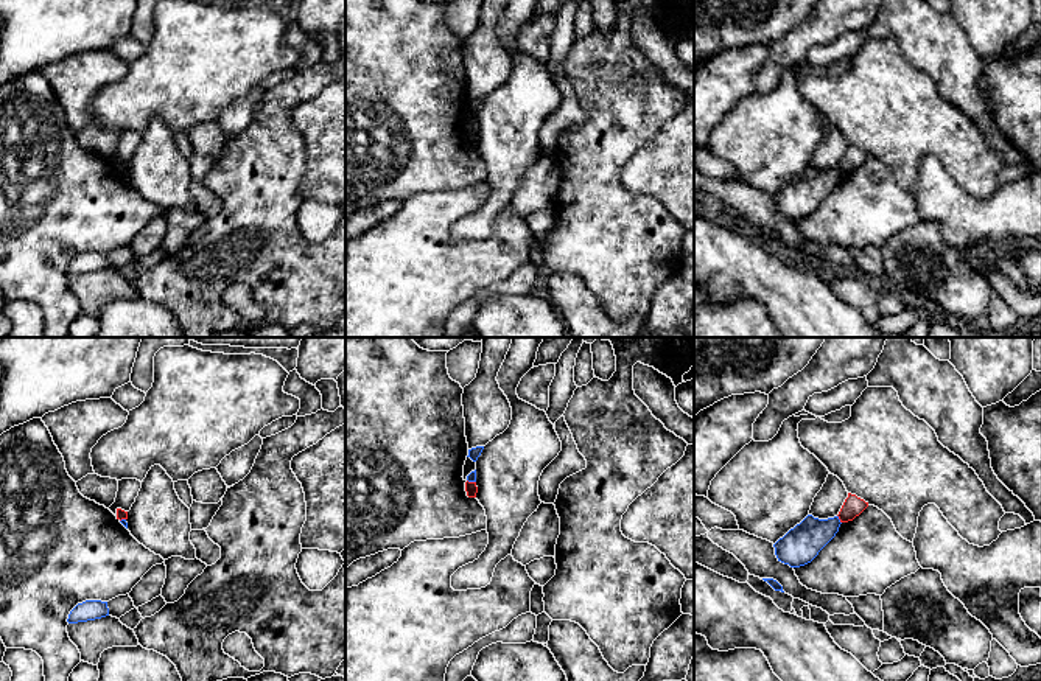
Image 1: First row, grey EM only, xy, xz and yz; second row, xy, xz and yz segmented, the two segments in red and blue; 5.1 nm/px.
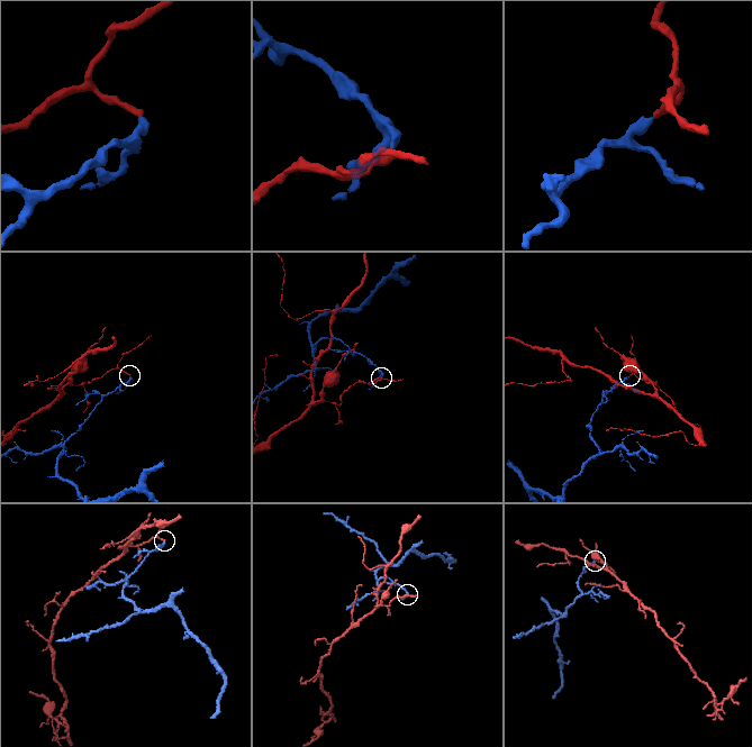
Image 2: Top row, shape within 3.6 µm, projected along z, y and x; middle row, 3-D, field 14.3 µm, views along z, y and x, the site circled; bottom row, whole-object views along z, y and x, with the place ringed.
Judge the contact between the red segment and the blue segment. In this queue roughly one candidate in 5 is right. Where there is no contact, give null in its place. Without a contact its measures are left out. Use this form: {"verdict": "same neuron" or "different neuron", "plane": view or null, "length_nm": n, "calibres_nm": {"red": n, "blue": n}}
{"verdict": "different neuron", "plane": "yz", "length_nm": 50, "calibres_nm": {"red": 110, "blue": 190}}

